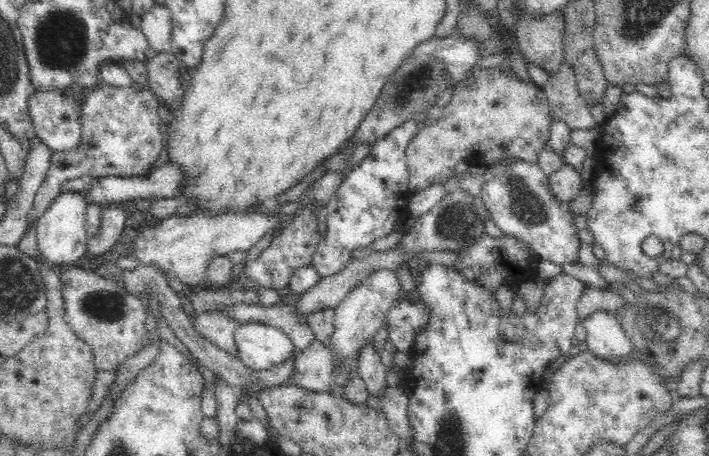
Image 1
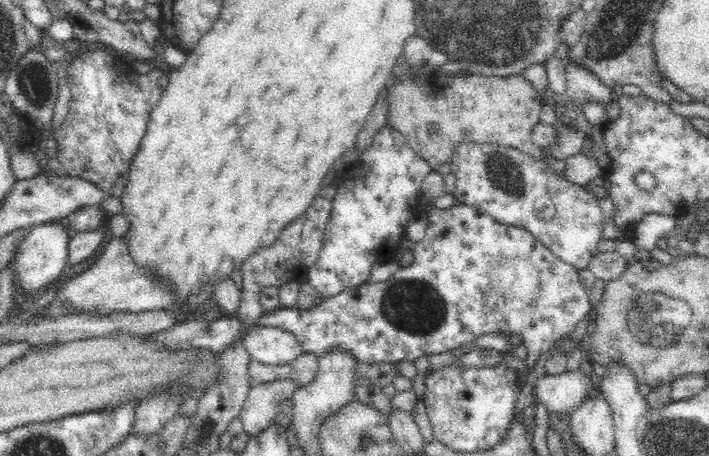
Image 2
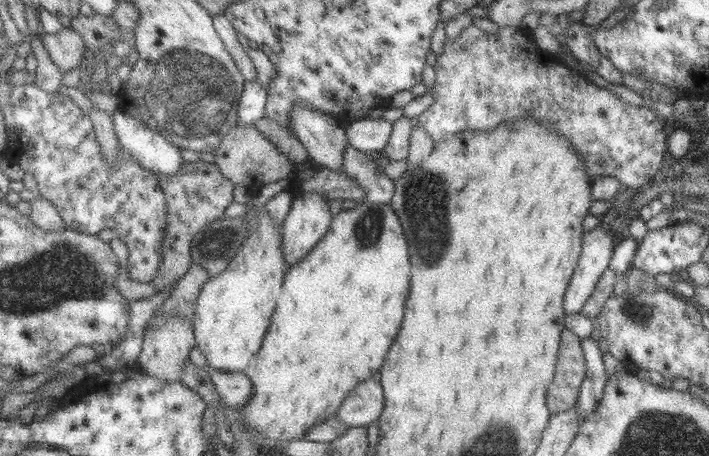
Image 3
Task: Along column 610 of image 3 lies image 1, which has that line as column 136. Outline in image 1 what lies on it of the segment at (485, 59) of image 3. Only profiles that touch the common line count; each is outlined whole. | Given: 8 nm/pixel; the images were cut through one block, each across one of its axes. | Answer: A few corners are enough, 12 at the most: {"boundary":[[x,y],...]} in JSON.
{"boundary":[[104,82],[82,144],[51,152],[29,221],[82,174],[144,176],[164,152],[159,102]]}

